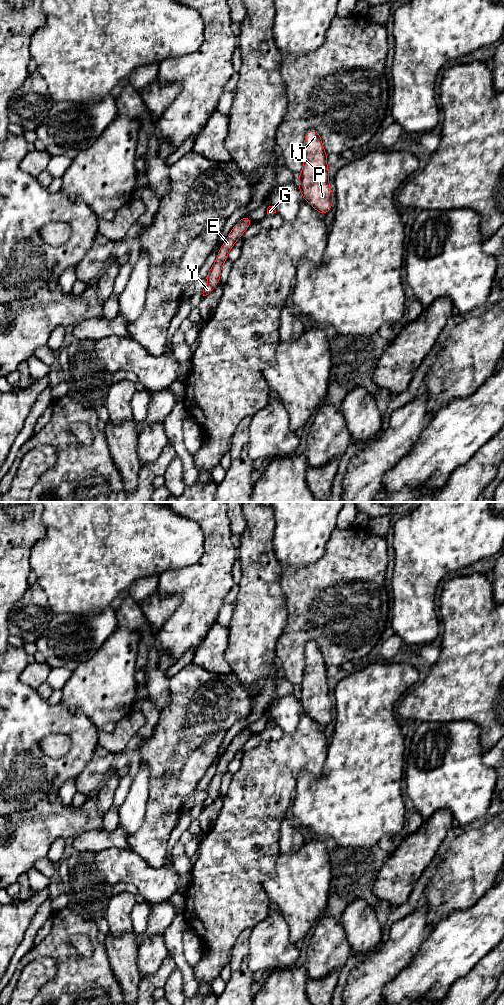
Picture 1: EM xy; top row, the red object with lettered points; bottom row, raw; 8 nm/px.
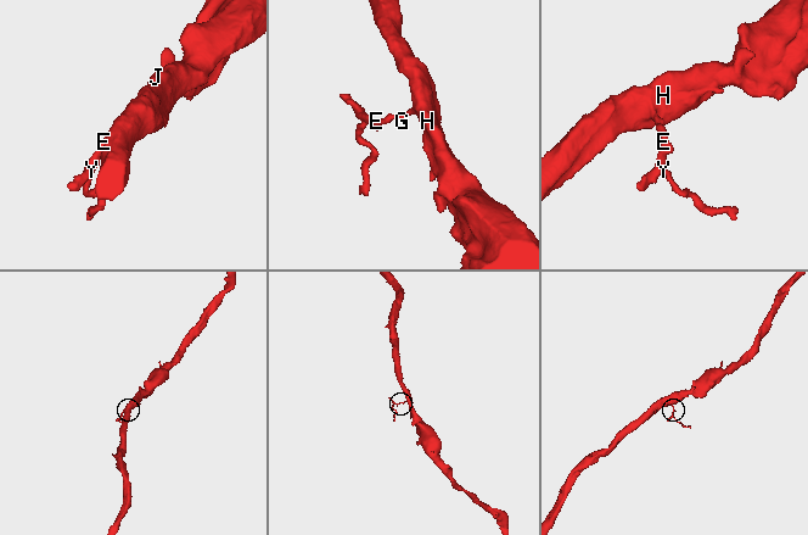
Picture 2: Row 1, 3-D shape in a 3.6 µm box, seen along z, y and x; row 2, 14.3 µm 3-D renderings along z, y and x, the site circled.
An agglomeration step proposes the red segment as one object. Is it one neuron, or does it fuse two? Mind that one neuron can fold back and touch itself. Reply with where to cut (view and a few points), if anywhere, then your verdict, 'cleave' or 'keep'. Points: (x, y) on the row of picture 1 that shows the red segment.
no cut | keep

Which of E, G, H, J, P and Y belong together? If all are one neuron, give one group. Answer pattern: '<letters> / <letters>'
E G H J P Y

